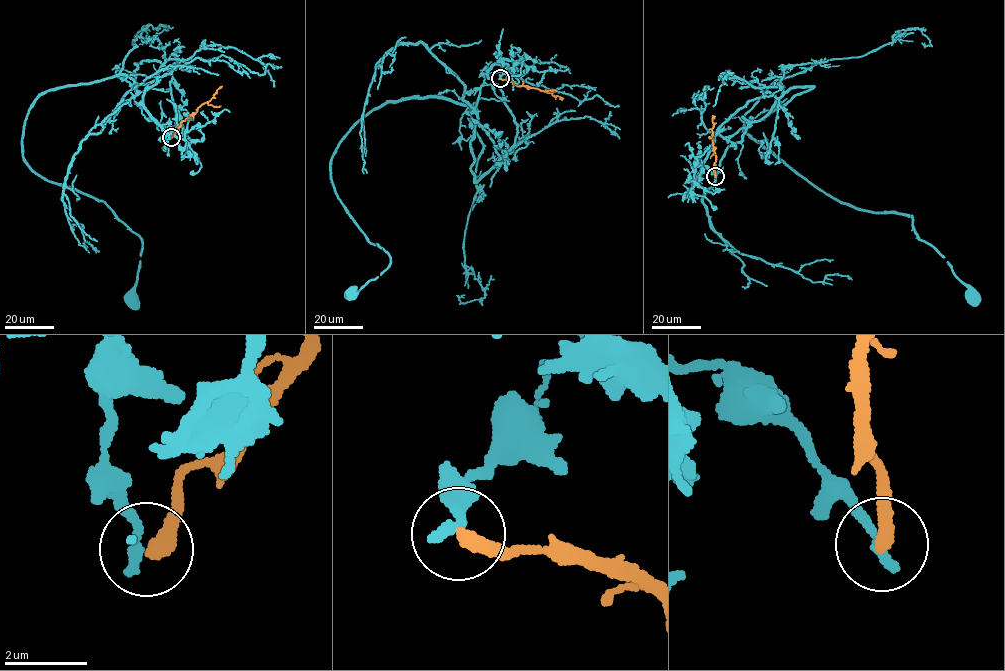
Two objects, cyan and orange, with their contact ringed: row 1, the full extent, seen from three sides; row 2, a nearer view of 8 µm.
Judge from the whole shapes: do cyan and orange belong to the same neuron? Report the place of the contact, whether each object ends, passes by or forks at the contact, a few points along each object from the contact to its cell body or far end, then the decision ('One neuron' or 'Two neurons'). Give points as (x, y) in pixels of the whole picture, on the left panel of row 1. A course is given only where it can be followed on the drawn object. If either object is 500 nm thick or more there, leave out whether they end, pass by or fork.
Place: (171, 137). At the ring cyan ends. At the ring orange ends. Course of cyan: (171, 137), (122, 75), (42, 92), (25, 121), (29, 166), (103, 202), (141, 238), (132, 299). Course of orange: (171, 137), (180, 122), (222, 86). Two neurons

